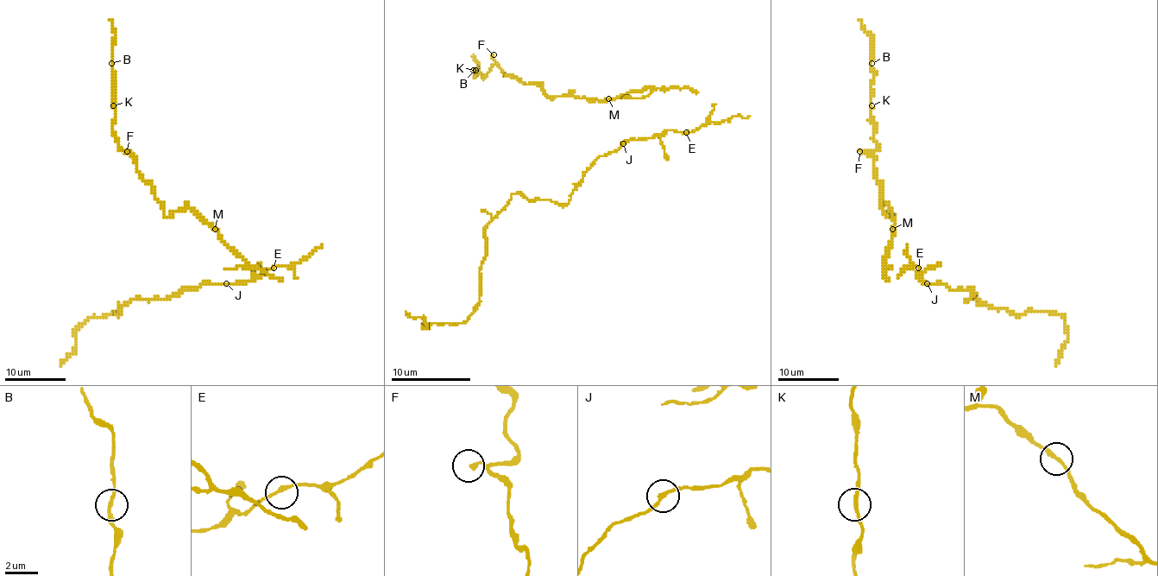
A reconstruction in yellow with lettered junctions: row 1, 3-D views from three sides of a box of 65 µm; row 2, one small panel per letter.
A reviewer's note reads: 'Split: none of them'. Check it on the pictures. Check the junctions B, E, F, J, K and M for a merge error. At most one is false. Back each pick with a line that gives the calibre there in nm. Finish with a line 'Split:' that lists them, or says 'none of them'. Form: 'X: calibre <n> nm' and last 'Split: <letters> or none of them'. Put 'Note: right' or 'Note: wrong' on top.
Note: right
Split: none of them

